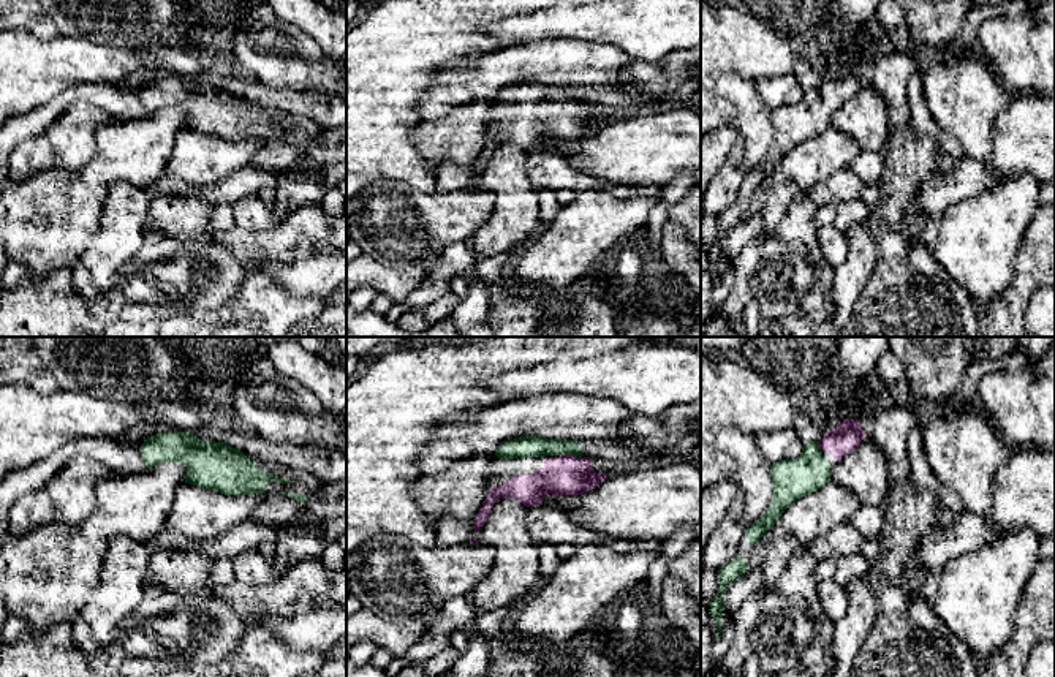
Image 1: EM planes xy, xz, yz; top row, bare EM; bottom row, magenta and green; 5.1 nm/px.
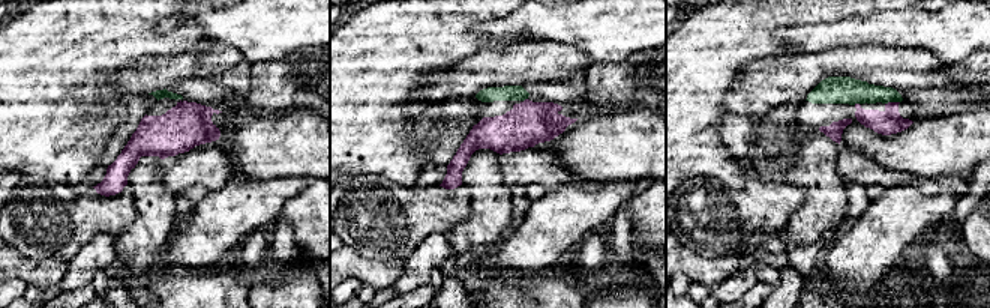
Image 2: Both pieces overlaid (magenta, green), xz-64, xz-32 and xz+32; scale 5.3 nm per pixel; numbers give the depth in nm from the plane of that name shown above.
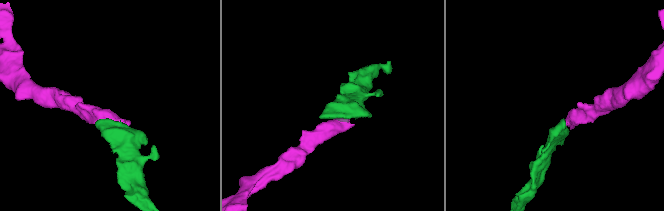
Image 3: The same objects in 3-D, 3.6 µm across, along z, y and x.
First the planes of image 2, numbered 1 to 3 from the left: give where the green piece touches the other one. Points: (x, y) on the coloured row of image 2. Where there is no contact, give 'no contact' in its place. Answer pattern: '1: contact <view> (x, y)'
1: no contact
2: contact xz-32 (525, 99)
3: contact xz+32 (891, 102)

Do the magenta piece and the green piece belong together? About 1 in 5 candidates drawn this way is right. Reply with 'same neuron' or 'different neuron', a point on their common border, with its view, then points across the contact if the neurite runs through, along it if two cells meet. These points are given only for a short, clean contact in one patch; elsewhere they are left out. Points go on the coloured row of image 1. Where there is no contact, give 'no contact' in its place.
same neuron; contact xz (570, 454); way xz (565, 475), (570, 470), (570, 454), (563, 448), (530, 445)

